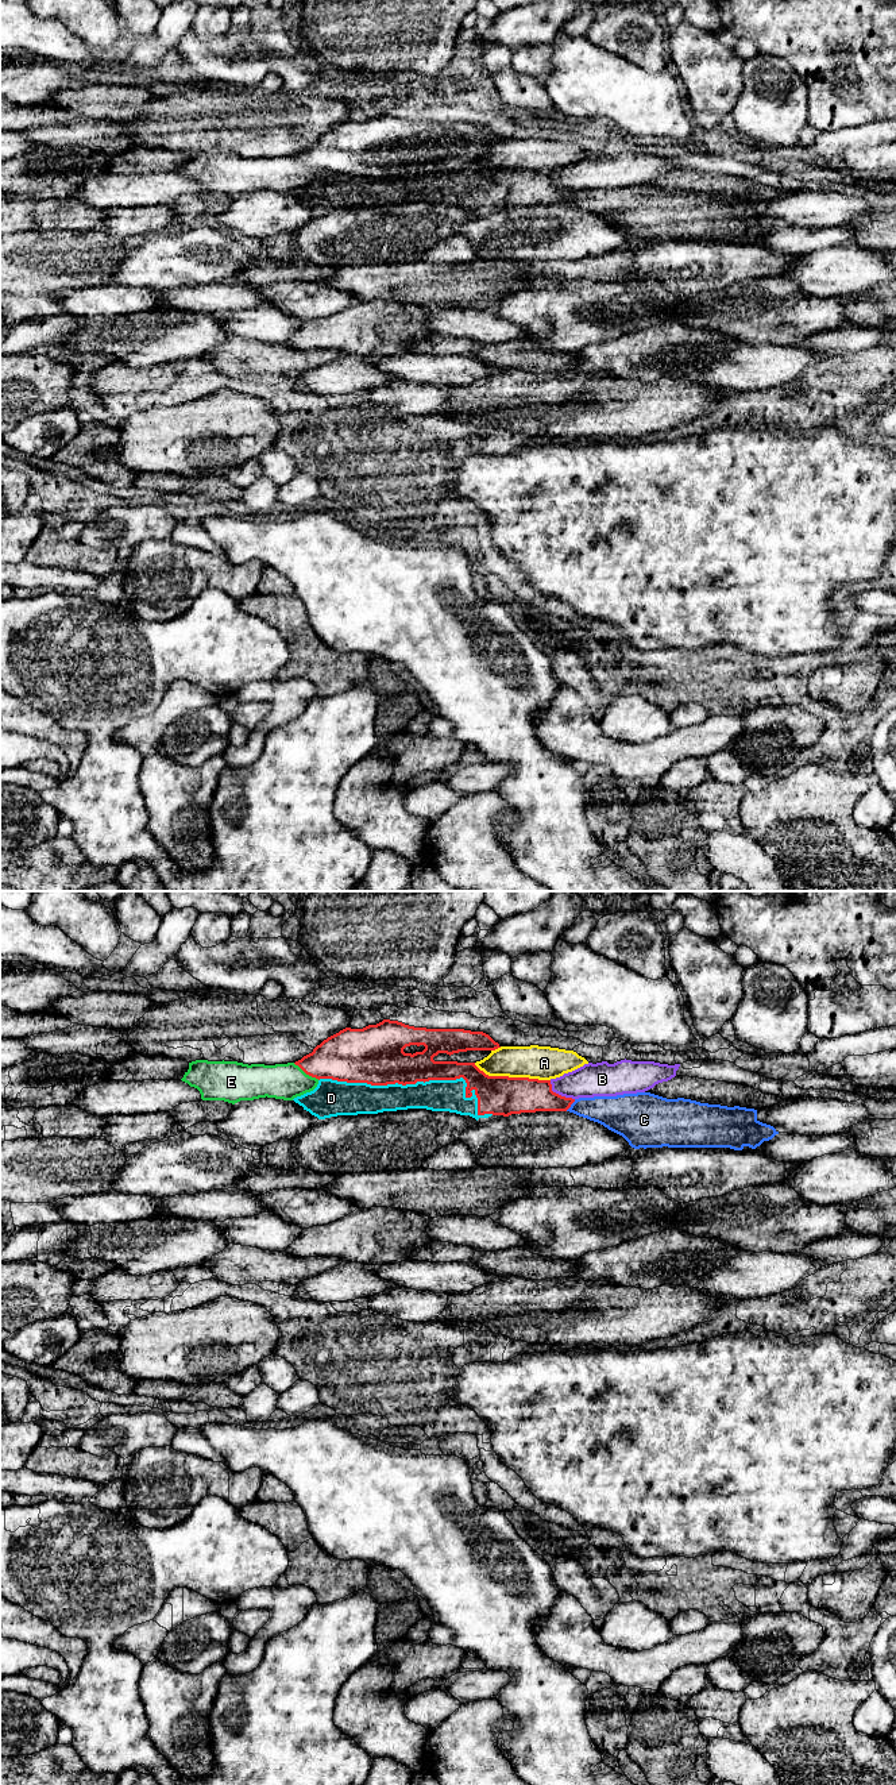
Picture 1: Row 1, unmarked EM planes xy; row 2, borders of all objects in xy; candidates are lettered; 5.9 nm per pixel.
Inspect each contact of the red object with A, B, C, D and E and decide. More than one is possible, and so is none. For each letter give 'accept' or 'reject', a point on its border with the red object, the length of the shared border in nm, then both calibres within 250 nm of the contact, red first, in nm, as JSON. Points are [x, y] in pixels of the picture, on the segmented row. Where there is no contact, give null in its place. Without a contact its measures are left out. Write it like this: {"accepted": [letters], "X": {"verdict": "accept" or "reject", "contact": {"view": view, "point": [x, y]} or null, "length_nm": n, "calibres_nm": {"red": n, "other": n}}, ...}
{"accepted": [], "A": {"verdict": "reject", "contact": {"view": "xy", "point": [512, 1078]}, "length_nm": 460, "calibres_nm": {"red": 240, "other": 200}}, "B": {"verdict": "reject", "contact": {"view": "xy", "point": [557, 1094]}, "length_nm": 190, "calibres_nm": {"red": 220, "other": 200}}, "C": {"verdict": "reject", "contact": {"view": "xy", "point": [571, 1103]}, "length_nm": 90, "calibres_nm": {"red": 200, "other": 190}}, "D": {"verdict": "reject", "contact": {"view": "xy", "point": [420, 1080]}, "length_nm": 1050, "calibres_nm": {"red": 280, "other": 190}}, "E": {"verdict": "reject", "contact": {"view": "xy", "point": [306, 1074]}, "length_nm": 190, "calibres_nm": {"red": 300, "other": 220}}}

